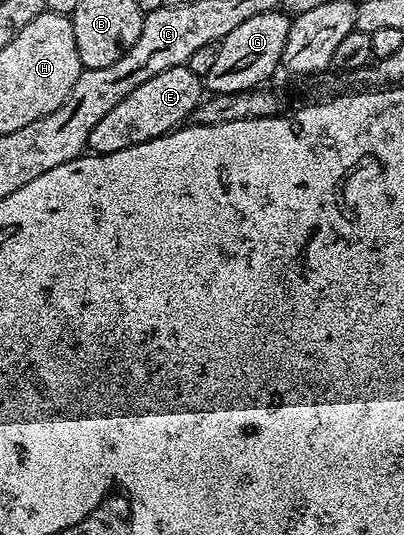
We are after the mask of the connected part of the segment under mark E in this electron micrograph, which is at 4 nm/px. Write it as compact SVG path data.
M187 64L172 66L172 70L160 70L160 74L136 86L132 94L116 102L116 106L112 106L112 110L108 110L108 114L96 122L92 134L88 134L86 147L91 153L103 156L116 150L128 150L128 146L140 146L140 142L148 142L152 138L167 136L193 117L203 99L203 77L192 74Z

